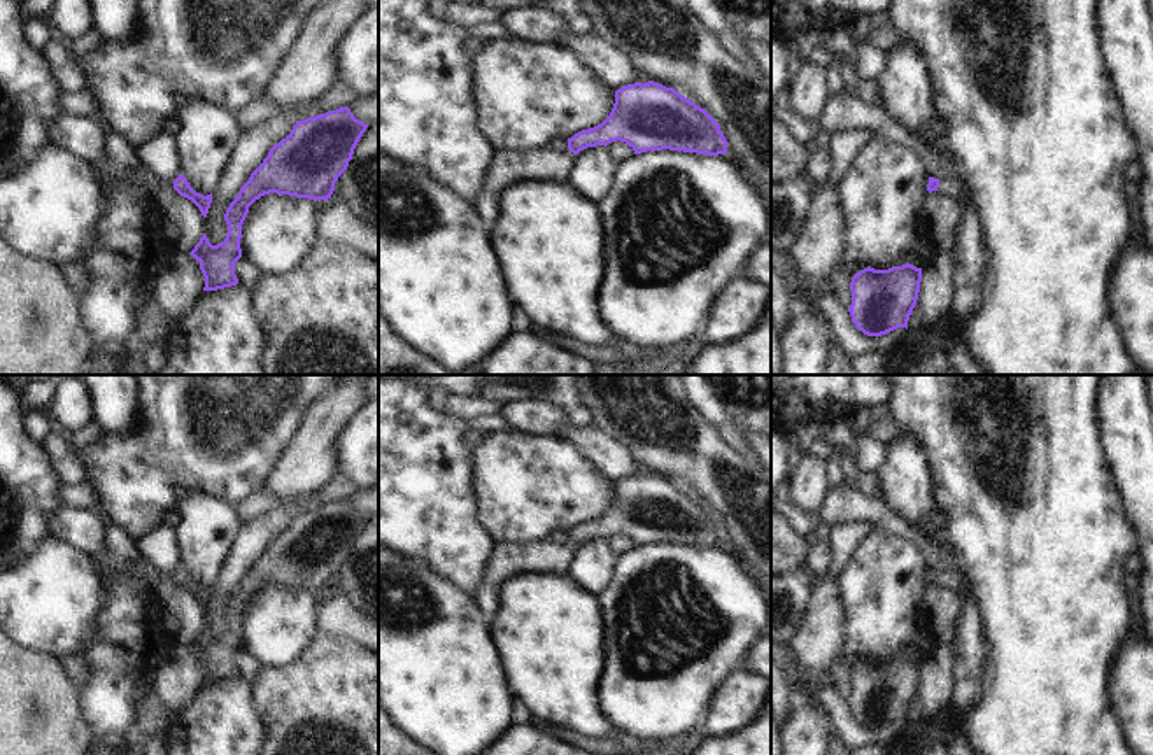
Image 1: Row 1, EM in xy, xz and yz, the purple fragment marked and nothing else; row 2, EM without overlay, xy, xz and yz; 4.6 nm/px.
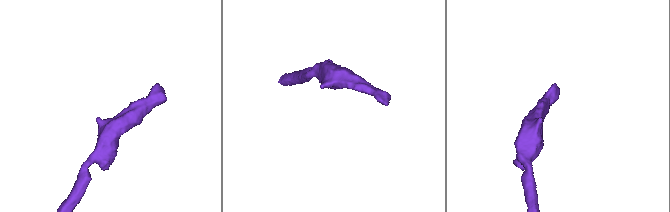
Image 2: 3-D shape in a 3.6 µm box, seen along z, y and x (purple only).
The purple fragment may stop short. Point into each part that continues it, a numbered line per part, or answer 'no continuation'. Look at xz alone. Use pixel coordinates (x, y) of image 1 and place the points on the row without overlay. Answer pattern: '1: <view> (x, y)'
1: xz (507, 559).

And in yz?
1: yz (948, 578).

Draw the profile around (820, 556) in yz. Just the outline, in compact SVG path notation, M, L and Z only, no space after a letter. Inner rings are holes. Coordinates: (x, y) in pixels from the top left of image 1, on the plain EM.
M831 540L818 541L808 552L808 557L806 557L806 562L804 562L804 568L803 568L803 575L806 578L810 578L810 576L825 578L825 573L834 561L836 561L836 557L834 557L834 552L832 552Z

